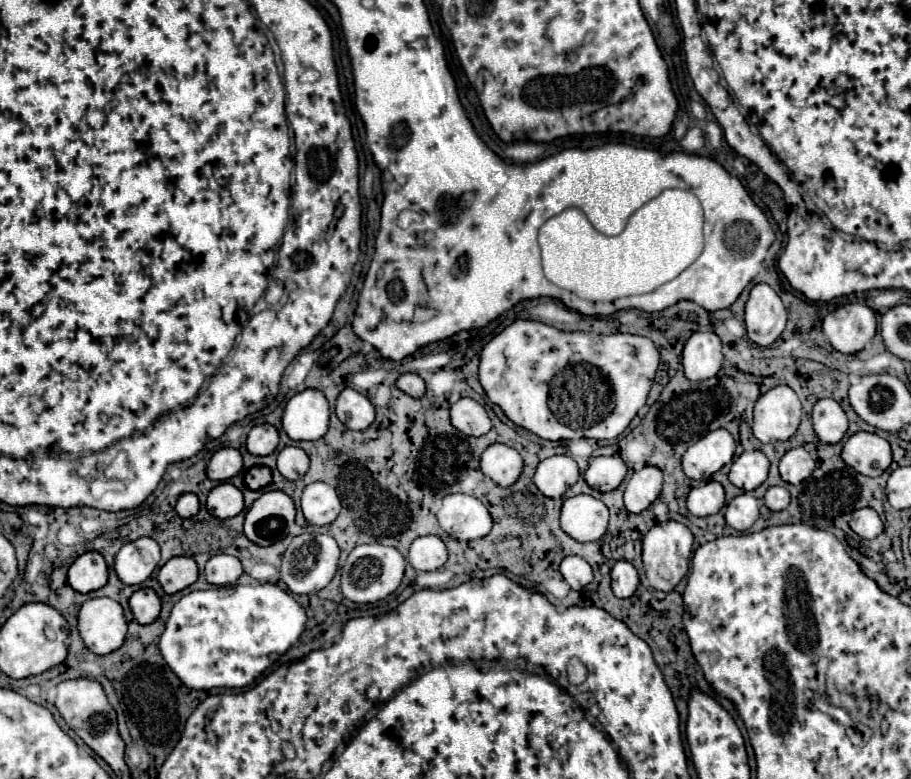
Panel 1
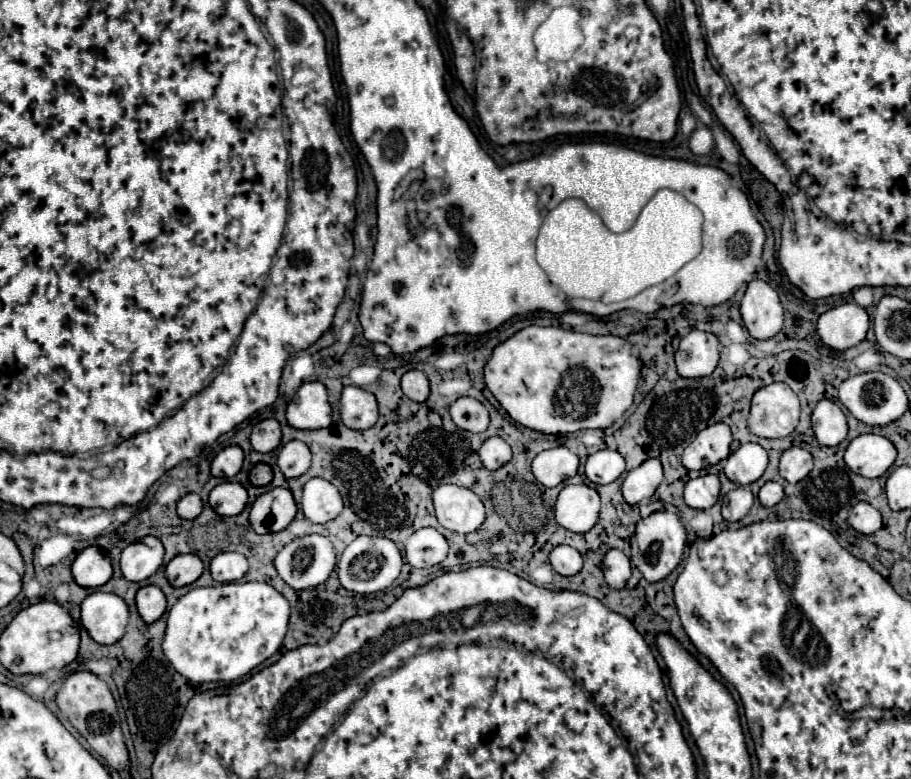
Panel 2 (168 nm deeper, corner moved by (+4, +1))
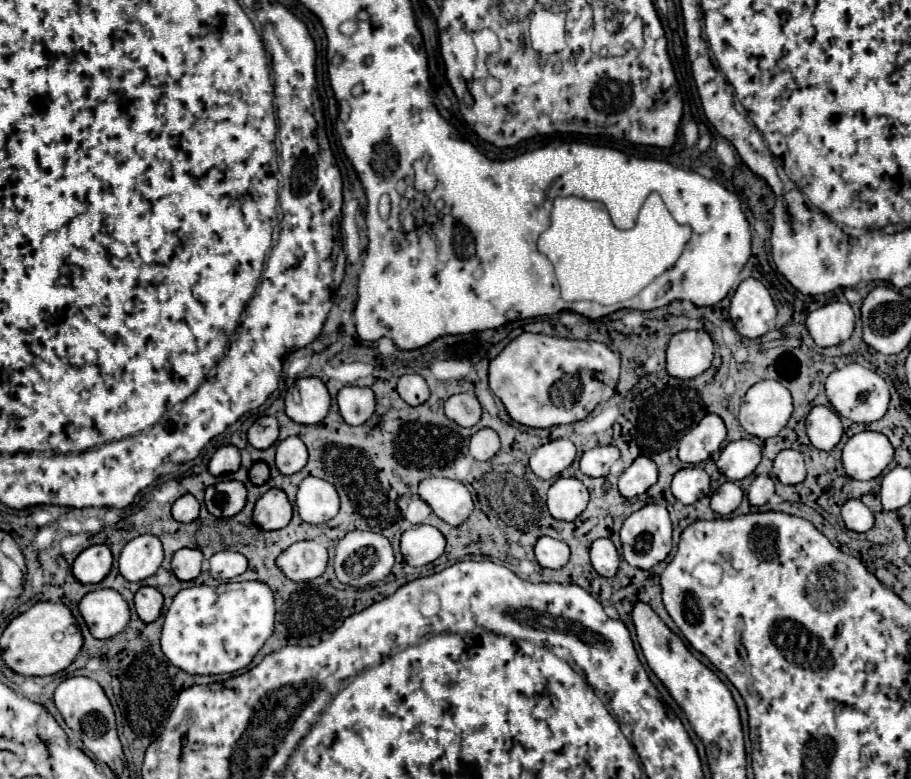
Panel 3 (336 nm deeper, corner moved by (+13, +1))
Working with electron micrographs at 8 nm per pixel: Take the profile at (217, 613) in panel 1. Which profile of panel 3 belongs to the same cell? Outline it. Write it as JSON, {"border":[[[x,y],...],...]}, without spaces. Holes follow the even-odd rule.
{"border":[[[260,581],[226,582],[216,588],[207,585],[194,586],[180,590],[166,616],[162,626],[162,652],[164,656],[180,670],[188,674],[232,674],[242,668],[246,668],[258,650],[264,646],[264,642],[274,632],[274,596],[272,590]]]}

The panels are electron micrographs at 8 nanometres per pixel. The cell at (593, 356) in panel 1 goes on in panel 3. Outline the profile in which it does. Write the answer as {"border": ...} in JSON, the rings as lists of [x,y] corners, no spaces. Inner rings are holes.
{"border":[[[524,332],[504,346],[504,350],[490,362],[488,384],[490,390],[502,400],[508,416],[514,422],[530,428],[550,428],[584,420],[600,402],[610,400],[616,392],[618,374],[620,354],[612,352],[602,342]]]}

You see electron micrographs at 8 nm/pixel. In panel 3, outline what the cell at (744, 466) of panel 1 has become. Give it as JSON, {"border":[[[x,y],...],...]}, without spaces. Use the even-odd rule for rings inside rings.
{"border":[[[752,440],[730,442],[722,450],[722,454],[716,462],[718,470],[728,480],[742,480],[742,478],[750,476],[758,464],[760,464],[760,448]]]}

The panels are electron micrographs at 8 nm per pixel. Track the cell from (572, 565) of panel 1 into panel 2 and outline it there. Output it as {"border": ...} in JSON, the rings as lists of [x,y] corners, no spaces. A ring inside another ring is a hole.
{"border":[[[565,544],[553,548],[551,554],[549,554],[549,560],[551,560],[553,570],[559,572],[561,576],[573,576],[583,566],[581,554],[573,546],[565,546]]]}

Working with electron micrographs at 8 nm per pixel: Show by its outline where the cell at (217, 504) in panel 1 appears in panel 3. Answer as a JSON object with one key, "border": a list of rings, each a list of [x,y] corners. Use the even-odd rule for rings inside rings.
{"border":[[[236,480],[218,482],[218,484],[206,488],[204,502],[206,502],[206,508],[210,514],[230,518],[244,508],[246,488],[242,482],[236,482]]]}

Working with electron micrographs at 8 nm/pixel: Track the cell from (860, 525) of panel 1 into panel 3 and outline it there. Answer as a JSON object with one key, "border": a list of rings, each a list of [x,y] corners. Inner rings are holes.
{"border":[[[848,500],[842,506],[842,520],[852,532],[868,532],[874,526],[874,516],[860,500]]]}

